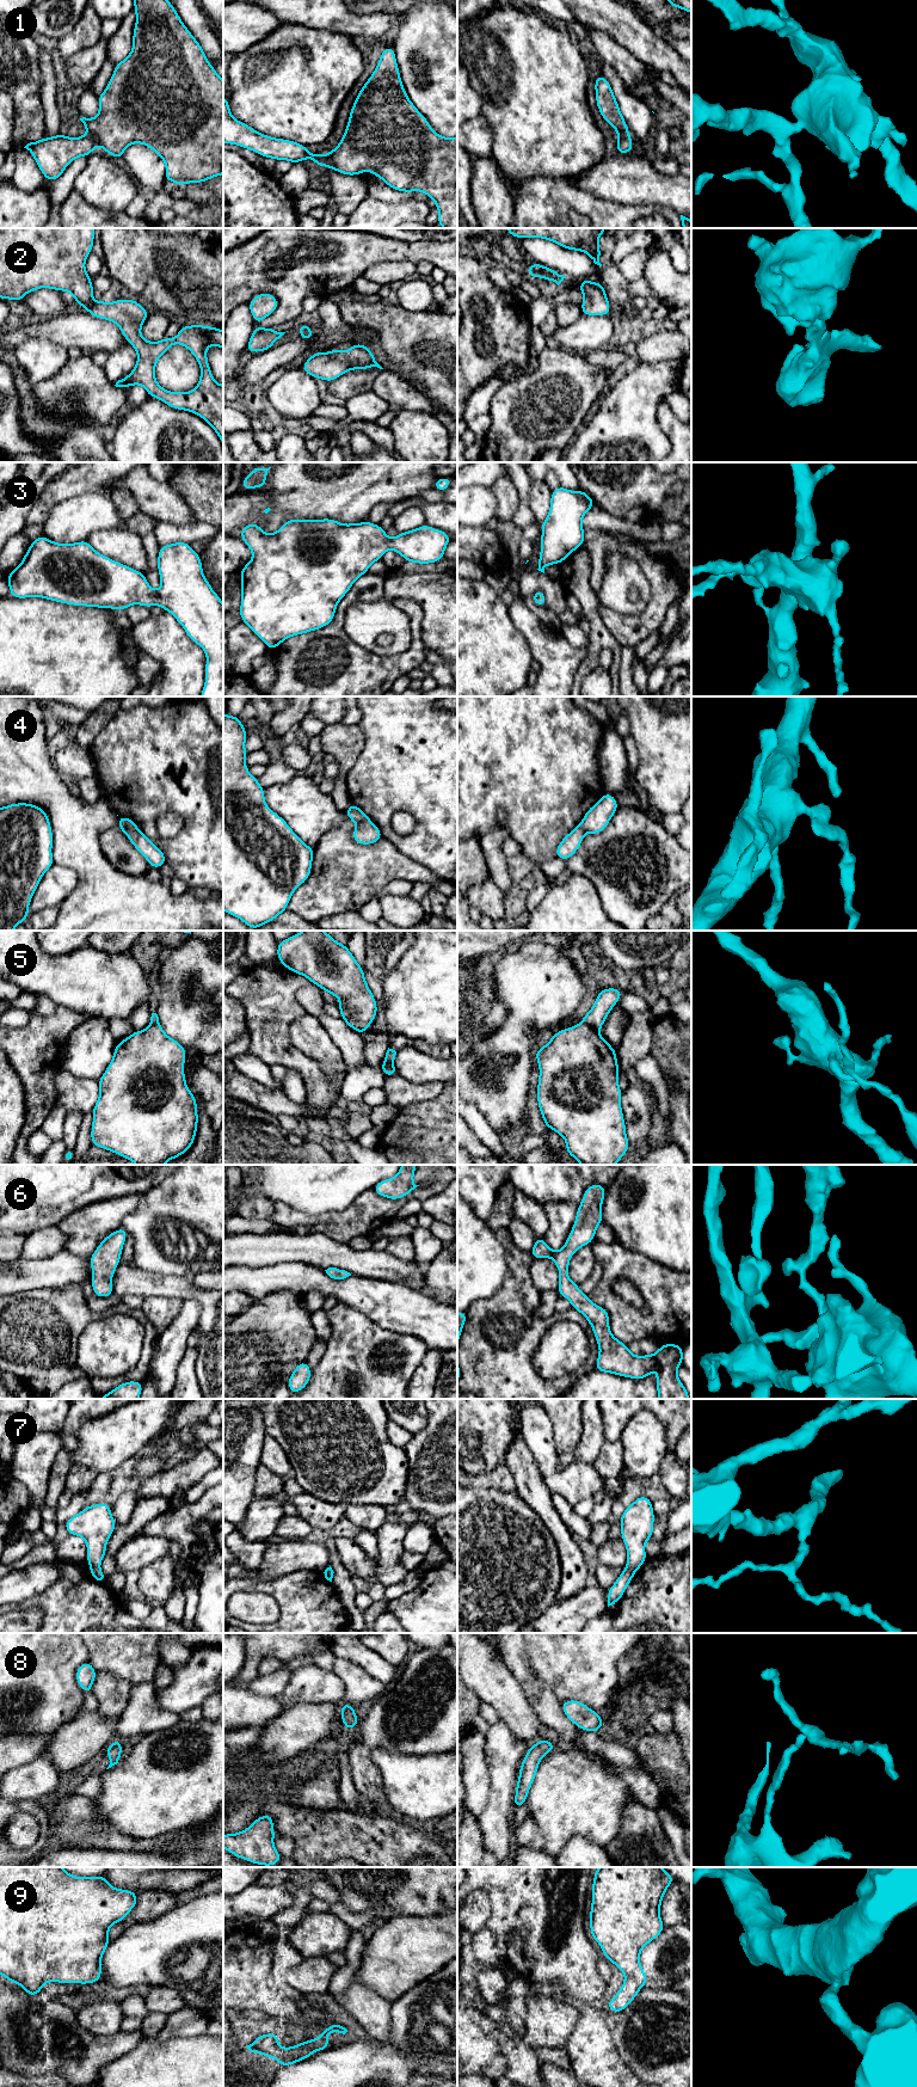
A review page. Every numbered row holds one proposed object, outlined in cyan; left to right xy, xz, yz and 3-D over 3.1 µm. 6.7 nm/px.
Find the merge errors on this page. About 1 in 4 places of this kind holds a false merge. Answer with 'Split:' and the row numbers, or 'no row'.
Split: 1, 4, 5

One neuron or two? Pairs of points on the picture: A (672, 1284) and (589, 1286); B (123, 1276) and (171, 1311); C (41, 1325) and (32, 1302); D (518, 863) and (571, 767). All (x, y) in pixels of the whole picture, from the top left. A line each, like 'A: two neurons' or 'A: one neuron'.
A: two neurons
B: two neurons
C: one neuron
D: two neurons

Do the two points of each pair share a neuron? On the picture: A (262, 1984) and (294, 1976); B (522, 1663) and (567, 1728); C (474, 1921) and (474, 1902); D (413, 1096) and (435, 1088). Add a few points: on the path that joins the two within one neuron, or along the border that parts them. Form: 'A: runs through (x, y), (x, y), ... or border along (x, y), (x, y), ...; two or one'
A: border along (277, 1976), (281, 1982); two
B: runs through (528, 1679), (552, 1712); one
C: runs through (474, 1916), (474, 1907); one
D: runs through (418, 1093), (430, 1091); one

